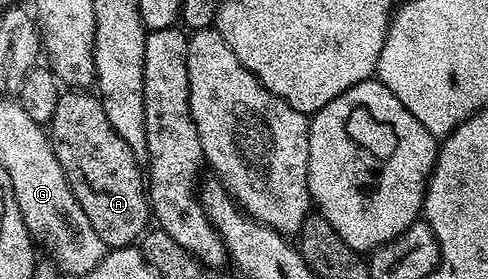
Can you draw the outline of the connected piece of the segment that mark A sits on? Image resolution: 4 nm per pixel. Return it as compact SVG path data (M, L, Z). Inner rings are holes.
M68 89L61 94L58 105L54 108L54 117L50 124L52 148L58 157L58 165L62 165L62 173L66 177L66 181L78 201L78 205L82 205L82 213L86 213L86 218L90 221L90 225L94 225L94 233L98 233L98 237L102 237L105 248L130 247L145 234L146 228L149 226L147 223L150 223L150 204L146 190L146 175L142 170L141 160L130 149L130 145L126 145L126 141L122 141L122 137L118 137L118 133L114 133L114 125L110 125L110 117L106 117L106 109L102 109L99 98L95 94L88 94L92 93L84 89Z

